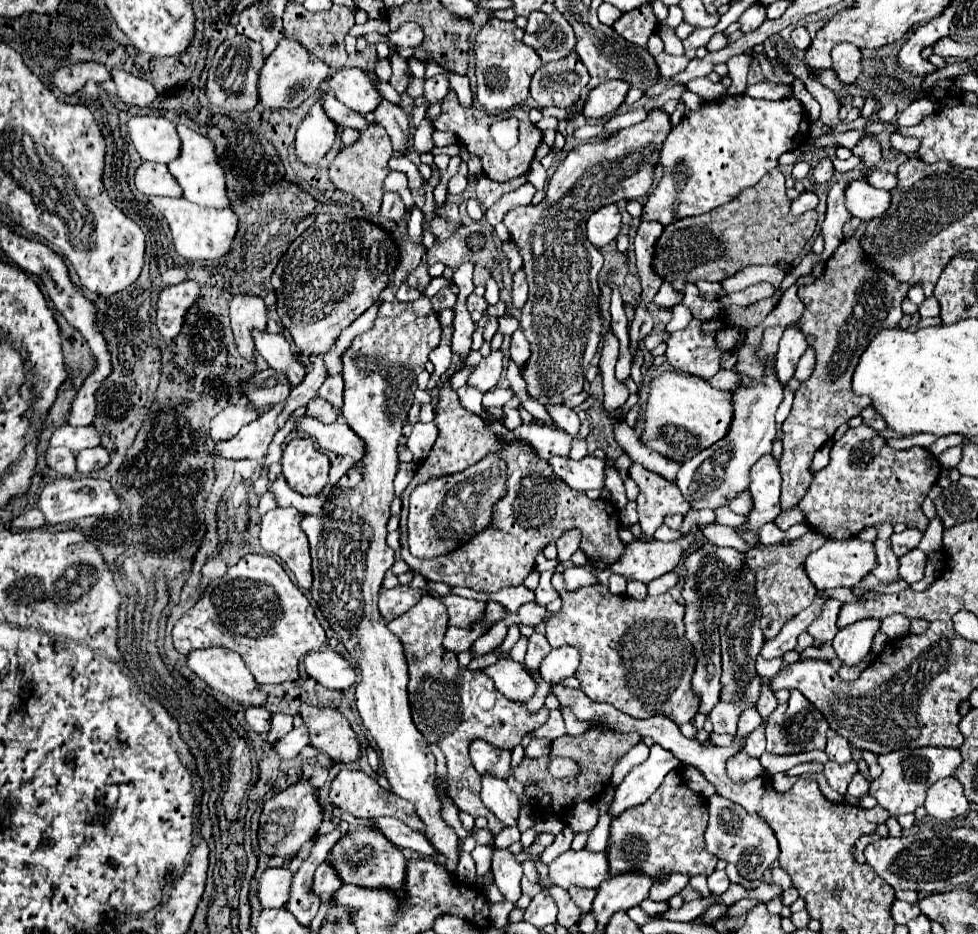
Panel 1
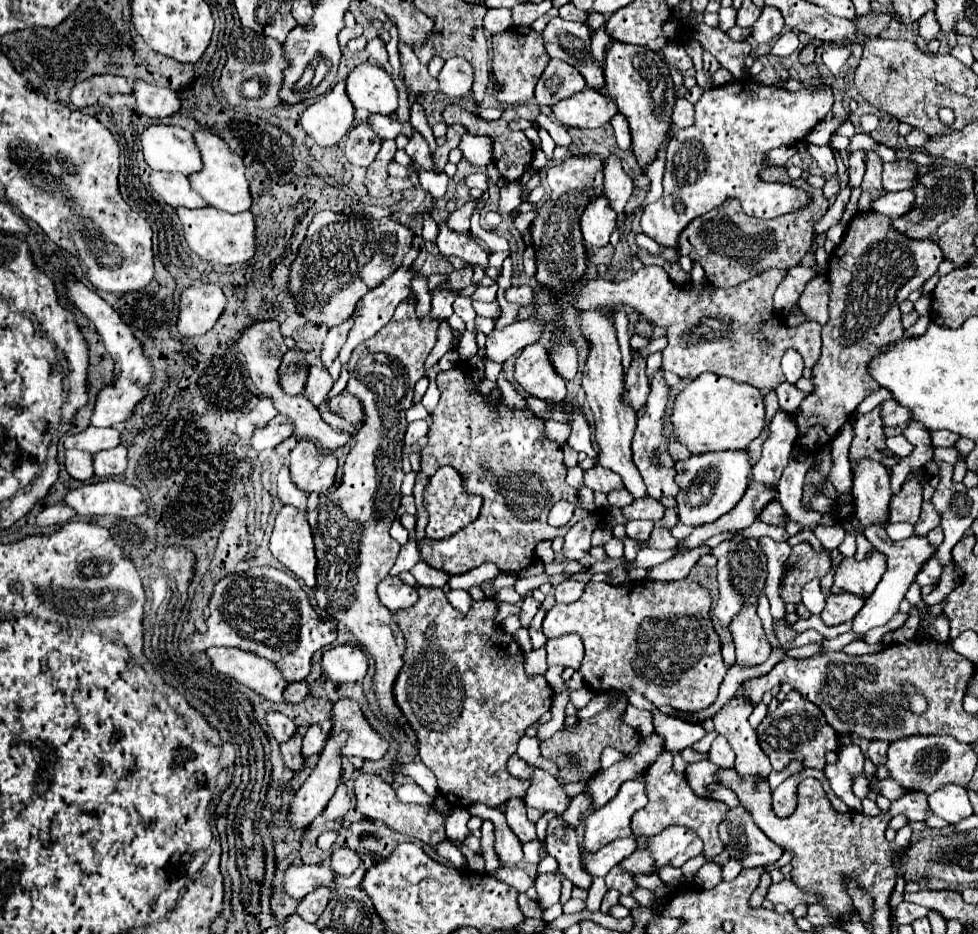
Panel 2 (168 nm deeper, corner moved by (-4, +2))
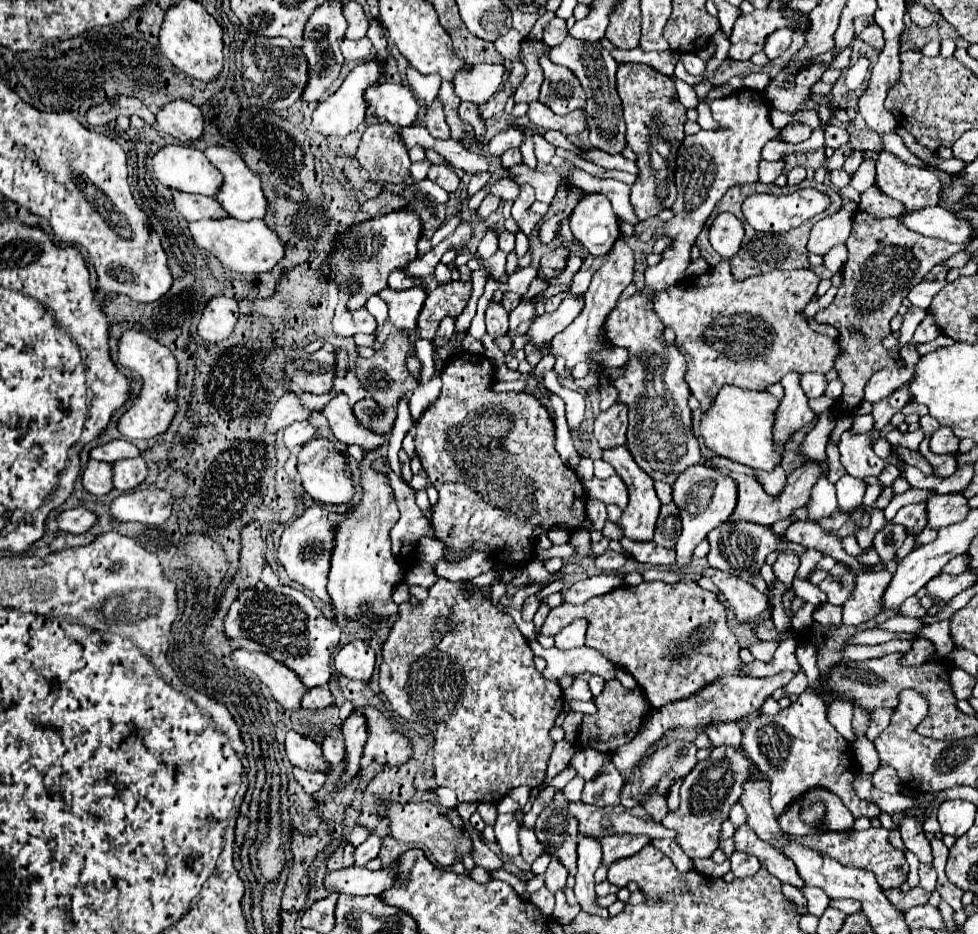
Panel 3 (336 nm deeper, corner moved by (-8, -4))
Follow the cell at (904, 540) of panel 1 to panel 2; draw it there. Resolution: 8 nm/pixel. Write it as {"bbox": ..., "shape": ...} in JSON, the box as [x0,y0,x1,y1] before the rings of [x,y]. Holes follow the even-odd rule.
{"bbox":[914,502,940,536],"shape":[[[932,502],[922,504],[922,514],[914,526],[914,536],[926,536],[932,528],[940,526],[940,514],[932,506]]]}

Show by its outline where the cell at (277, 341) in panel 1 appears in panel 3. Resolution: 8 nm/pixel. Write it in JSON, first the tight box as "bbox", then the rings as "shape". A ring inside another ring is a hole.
{"bbox":[322,392,386,452],"shape":[[[344,392],[334,394],[332,400],[322,408],[322,414],[328,418],[328,424],[334,436],[344,444],[358,444],[364,448],[364,452],[386,444],[384,436],[370,432],[356,420],[356,416],[352,414],[352,406],[348,402],[348,396]]]}

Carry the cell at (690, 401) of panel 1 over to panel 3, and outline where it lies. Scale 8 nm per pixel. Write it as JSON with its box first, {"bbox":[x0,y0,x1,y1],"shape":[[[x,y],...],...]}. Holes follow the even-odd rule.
{"bbox":[700,386,780,470],"shape":[[[722,386],[716,394],[712,406],[702,412],[700,418],[700,436],[704,444],[716,452],[718,456],[730,458],[734,462],[746,464],[750,468],[772,470],[780,462],[780,454],[774,452],[772,442],[772,426],[774,426],[774,412],[780,400],[774,398],[770,392],[756,392],[744,390],[738,386]]]}

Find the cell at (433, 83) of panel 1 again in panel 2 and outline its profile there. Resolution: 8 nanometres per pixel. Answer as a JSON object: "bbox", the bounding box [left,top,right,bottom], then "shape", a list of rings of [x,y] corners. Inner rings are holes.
{"bbox":[438,58,474,96],"shape":[[[448,58],[438,76],[440,92],[448,96],[464,96],[474,84],[474,68],[462,58]]]}

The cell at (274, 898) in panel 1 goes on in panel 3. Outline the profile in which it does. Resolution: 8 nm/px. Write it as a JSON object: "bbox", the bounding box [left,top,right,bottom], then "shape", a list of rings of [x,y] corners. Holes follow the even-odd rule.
{"bbox":[324,866,396,896],"shape":[[[350,866],[350,868],[340,868],[340,870],[326,872],[324,888],[326,888],[328,896],[332,892],[336,892],[336,894],[360,894],[360,896],[374,894],[374,896],[378,896],[384,888],[392,886],[392,880],[396,880],[396,874],[392,874],[390,868],[382,868],[382,870],[372,872],[368,868]]]}

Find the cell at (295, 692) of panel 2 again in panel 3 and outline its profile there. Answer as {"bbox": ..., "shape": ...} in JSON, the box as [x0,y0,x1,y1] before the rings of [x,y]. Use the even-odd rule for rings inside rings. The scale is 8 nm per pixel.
{"bbox":[302,686,334,710],"shape":[[[316,686],[316,688],[310,688],[304,698],[302,698],[302,708],[308,708],[308,710],[316,710],[316,708],[326,708],[334,702],[328,686]]]}

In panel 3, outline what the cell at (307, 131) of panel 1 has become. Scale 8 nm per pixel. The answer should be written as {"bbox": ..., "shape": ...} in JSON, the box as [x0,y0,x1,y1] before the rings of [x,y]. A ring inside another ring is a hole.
{"bbox":[312,62,384,138],"shape":[[[368,62],[368,64],[356,66],[348,74],[348,78],[344,80],[344,84],[338,88],[336,94],[318,102],[316,110],[312,112],[312,128],[322,136],[338,136],[338,138],[344,138],[350,132],[354,132],[358,128],[358,124],[364,122],[364,114],[366,114],[366,102],[364,102],[362,94],[368,88],[368,84],[378,82],[378,76],[382,72],[384,72],[384,66],[378,64],[378,62]]]}

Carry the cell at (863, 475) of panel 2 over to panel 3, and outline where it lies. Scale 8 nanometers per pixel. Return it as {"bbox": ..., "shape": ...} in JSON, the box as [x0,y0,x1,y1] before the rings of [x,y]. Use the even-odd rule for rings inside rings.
{"bbox":[838,432,886,480],"shape":[[[844,432],[838,444],[838,450],[842,454],[842,466],[846,468],[846,472],[854,478],[866,480],[870,476],[880,476],[880,472],[884,470],[886,462],[882,458],[878,458],[870,446],[870,440],[876,438],[876,432],[868,432],[868,434],[850,434]]]}

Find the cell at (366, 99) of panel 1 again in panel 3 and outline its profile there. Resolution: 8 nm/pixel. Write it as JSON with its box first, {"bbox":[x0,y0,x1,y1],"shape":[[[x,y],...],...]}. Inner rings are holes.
{"bbox":[364,80,420,126],"shape":[[[386,80],[368,86],[364,100],[368,108],[372,108],[374,116],[388,120],[392,126],[410,126],[420,110],[414,94],[406,86]]]}

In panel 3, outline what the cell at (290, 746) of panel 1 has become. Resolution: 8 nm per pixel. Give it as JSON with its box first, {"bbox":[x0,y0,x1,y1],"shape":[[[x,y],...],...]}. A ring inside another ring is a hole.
{"bbox":[322,738,344,764],"shape":[[[324,738],[322,740],[322,754],[328,764],[340,764],[344,760],[344,742],[342,738]]]}

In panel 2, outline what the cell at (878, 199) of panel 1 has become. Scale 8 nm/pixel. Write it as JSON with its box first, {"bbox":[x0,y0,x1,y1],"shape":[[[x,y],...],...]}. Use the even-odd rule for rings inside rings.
{"bbox":[872,190,914,218],"shape":[[[904,190],[904,192],[888,192],[884,194],[882,198],[878,198],[874,204],[872,204],[872,210],[874,212],[880,212],[888,218],[900,218],[904,216],[906,212],[912,210],[912,204],[914,204],[914,192],[912,190]]]}

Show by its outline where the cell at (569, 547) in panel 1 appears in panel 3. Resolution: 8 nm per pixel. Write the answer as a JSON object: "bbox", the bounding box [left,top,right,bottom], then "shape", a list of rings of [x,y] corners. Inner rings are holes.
{"bbox":[586,500,608,530],"shape":[[[588,500],[588,506],[586,506],[586,512],[588,512],[588,518],[594,526],[594,530],[602,530],[604,528],[604,522],[608,520],[608,512],[606,512],[606,504],[600,502],[600,500]]]}

